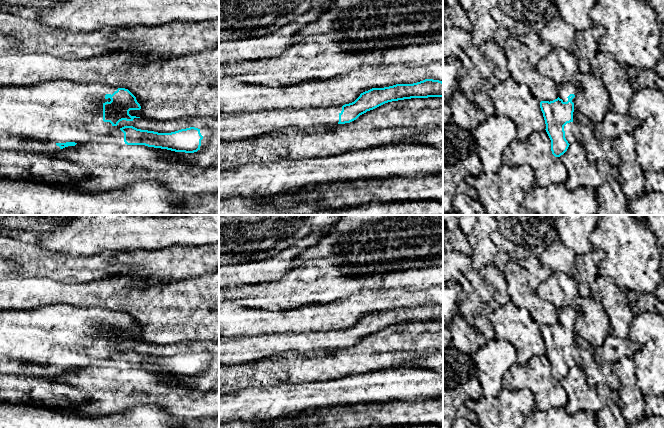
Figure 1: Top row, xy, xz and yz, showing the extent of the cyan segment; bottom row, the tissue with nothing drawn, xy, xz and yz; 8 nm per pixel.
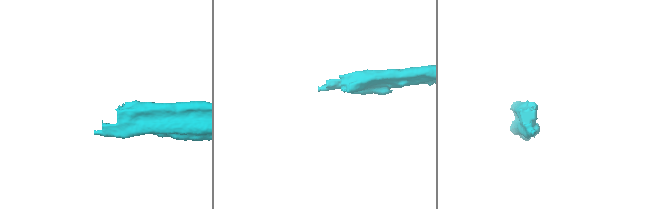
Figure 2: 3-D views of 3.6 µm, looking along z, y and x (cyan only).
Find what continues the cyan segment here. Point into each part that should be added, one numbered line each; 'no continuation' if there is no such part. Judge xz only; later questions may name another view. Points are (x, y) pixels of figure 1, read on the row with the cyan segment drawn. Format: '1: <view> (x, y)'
1: xz (238, 127)

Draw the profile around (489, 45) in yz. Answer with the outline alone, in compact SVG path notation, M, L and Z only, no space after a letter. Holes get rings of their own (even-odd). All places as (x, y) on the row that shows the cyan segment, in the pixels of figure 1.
M492 40L492 41L487 41L484 44L480 45L479 49L482 52L484 58L486 59L488 50L499 50L501 48Z

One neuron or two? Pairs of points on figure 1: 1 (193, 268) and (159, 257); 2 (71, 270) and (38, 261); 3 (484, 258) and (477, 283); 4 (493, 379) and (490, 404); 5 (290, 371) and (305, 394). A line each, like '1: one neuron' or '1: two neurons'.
1: one neuron
2: one neuron
3: two neurons
4: two neurons
5: two neurons

